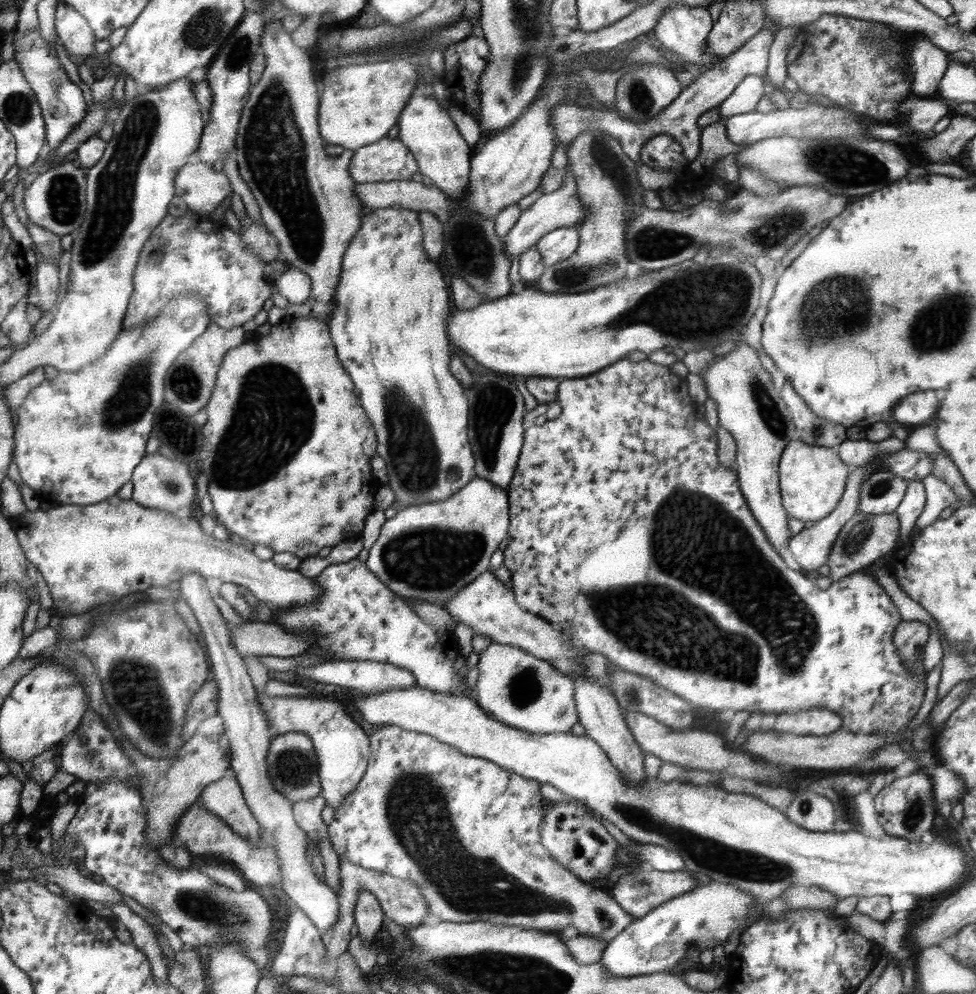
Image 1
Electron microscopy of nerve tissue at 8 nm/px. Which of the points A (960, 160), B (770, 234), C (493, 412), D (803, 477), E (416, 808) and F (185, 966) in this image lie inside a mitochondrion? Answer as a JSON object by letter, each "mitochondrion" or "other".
{"A":"other","B":"mitochondrion","C":"mitochondrion","D":"other","E":"mitochondrion","F":"mitochondrion"}

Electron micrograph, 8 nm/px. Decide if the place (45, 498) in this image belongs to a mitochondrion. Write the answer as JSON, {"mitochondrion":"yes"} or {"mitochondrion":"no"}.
{"mitochondrion":"no"}

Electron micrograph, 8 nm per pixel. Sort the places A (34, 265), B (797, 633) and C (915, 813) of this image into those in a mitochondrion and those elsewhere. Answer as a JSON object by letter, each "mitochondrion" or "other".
{"A":"other","B":"mitochondrion","C":"mitochondrion"}

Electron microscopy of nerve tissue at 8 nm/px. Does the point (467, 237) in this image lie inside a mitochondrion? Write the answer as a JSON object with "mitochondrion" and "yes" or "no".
{"mitochondrion":"yes"}

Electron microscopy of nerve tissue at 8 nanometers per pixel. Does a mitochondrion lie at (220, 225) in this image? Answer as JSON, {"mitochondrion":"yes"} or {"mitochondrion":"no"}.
{"mitochondrion":"no"}

